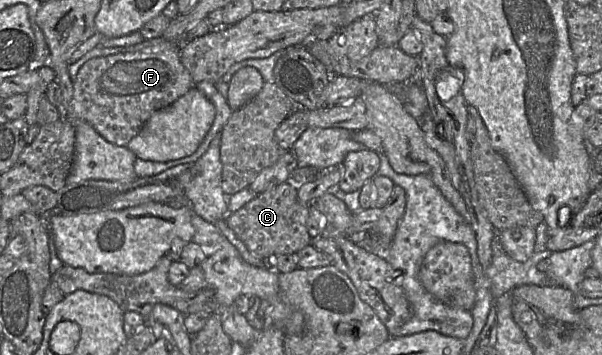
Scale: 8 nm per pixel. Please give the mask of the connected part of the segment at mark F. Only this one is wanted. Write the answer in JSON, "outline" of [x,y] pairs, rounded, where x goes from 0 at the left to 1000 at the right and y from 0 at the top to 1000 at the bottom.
{"outline":[[[269,110],[233,144],[150,166],[130,200],[106,335],[120,352],[125,341],[143,341],[179,400],[209,414],[256,315],[326,242],[299,169],[302,124]]]}

